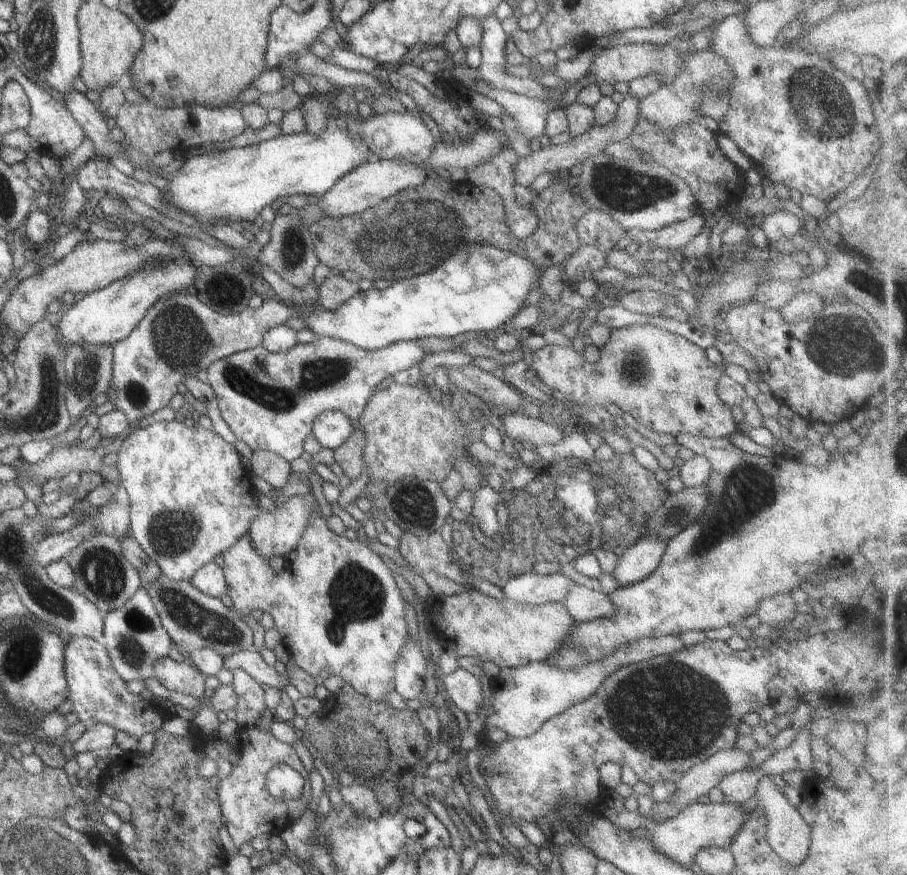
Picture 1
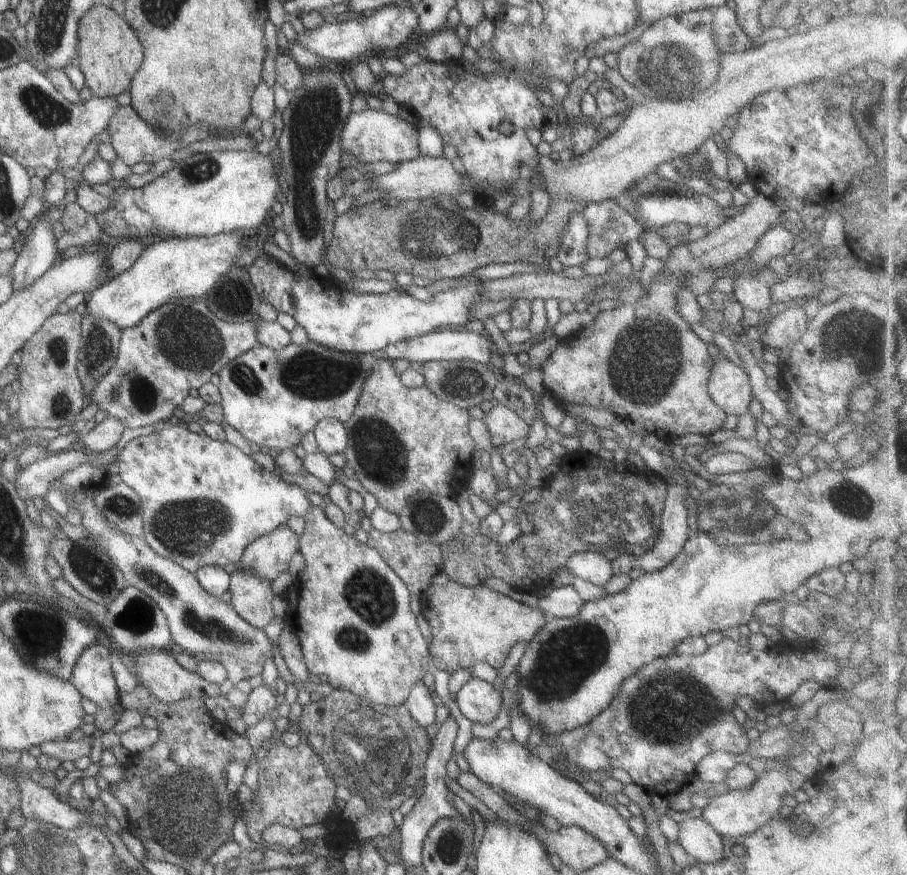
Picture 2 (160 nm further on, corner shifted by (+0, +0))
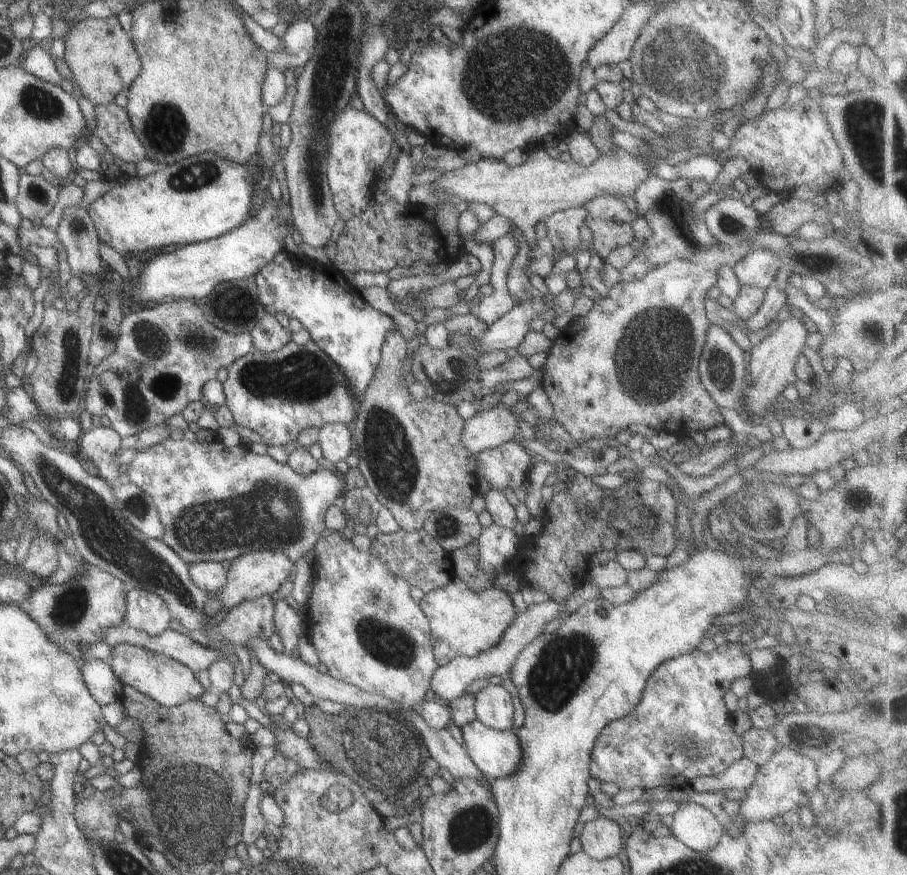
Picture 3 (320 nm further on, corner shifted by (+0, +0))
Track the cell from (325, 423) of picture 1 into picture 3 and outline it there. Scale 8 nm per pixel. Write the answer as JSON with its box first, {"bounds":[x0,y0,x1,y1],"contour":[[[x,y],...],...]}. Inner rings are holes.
{"bounds":[316,423,354,464],"contour":[[[327,423],[320,426],[316,443],[320,446],[322,457],[333,464],[340,460],[345,461],[354,447],[349,426],[343,423]]]}

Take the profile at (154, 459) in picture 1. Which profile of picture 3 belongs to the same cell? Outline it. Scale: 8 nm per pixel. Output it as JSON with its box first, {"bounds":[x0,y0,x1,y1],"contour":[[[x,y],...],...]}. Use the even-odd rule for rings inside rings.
{"bounds":[123,434,345,563],"contour":[[[174,434],[174,437],[169,436],[160,443],[147,447],[145,450],[136,453],[136,455],[128,462],[127,471],[123,472],[127,475],[129,483],[143,489],[153,501],[156,508],[160,523],[163,525],[164,531],[159,540],[163,541],[173,552],[176,552],[181,560],[187,563],[199,561],[215,561],[220,563],[222,560],[235,560],[240,554],[249,551],[258,550],[281,550],[287,558],[294,563],[297,559],[301,559],[313,545],[320,539],[321,533],[326,529],[324,525],[324,514],[327,507],[333,504],[335,498],[342,496],[345,491],[344,474],[333,472],[329,469],[318,468],[312,473],[300,475],[294,470],[291,470],[287,463],[281,464],[274,461],[266,455],[258,455],[253,453],[245,443],[237,444],[233,447],[225,447],[219,439],[215,437],[212,442],[205,441],[188,441],[180,434]]]}

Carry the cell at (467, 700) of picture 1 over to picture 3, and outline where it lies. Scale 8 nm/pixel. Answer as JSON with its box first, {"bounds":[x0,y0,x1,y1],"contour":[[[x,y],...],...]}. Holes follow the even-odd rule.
{"bounds":[474,684,513,731],"contour":[[[489,684],[474,693],[474,718],[481,724],[498,731],[511,729],[513,705],[502,686]]]}

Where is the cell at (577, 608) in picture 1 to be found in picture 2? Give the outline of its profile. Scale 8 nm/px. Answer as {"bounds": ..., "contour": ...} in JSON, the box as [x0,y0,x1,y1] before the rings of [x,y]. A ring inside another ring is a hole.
{"bounds":[536,586,583,619],"contour":[[[566,586],[553,589],[547,596],[539,598],[536,608],[546,619],[570,617],[583,603],[575,589]]]}

